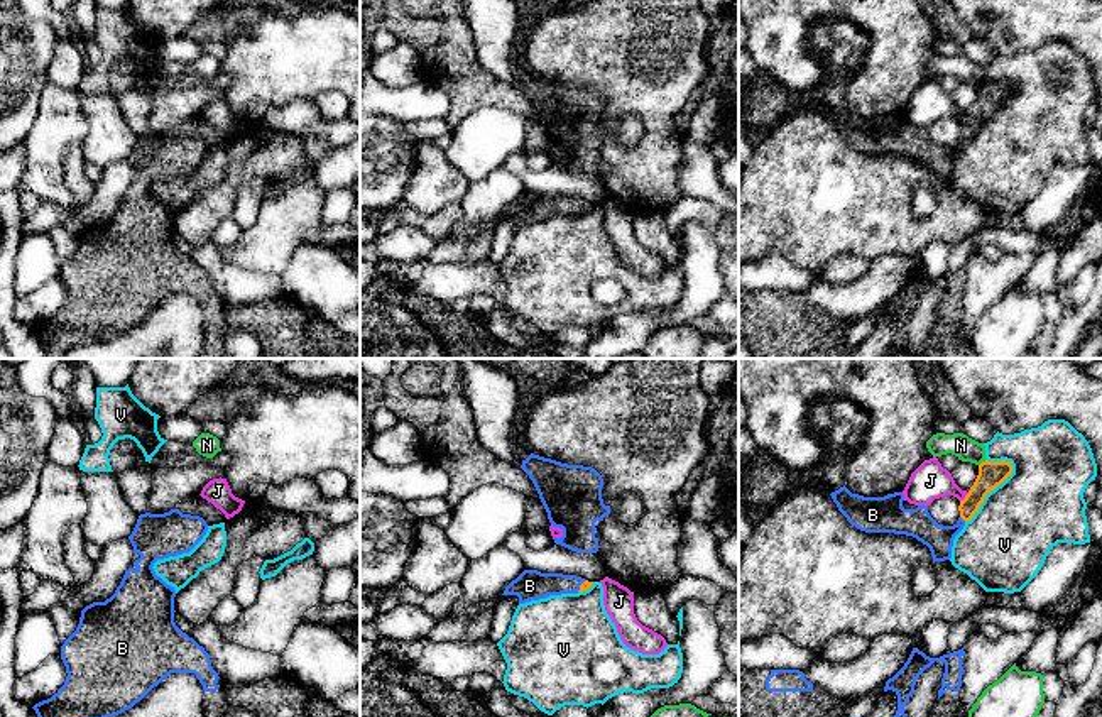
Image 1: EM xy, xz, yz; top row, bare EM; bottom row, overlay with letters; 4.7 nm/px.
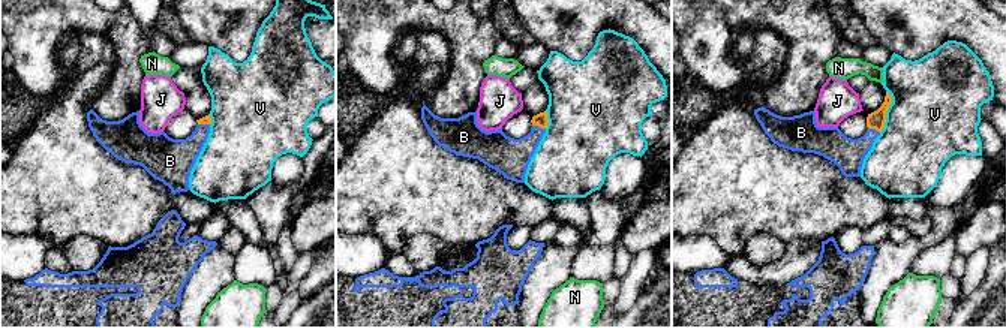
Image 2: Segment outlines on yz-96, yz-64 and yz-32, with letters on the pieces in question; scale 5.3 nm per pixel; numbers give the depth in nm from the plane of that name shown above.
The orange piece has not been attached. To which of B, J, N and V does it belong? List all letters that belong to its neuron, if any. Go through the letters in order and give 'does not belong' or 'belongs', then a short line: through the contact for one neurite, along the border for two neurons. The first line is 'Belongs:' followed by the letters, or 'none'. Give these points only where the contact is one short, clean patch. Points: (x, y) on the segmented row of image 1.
Belongs: B
B: belongs | yz (991, 476), (967, 508), (964, 519), (952, 531), (918, 523)
J: does not belong | yz (969, 492), (960, 501)
N: does not belong
V: does not belong

